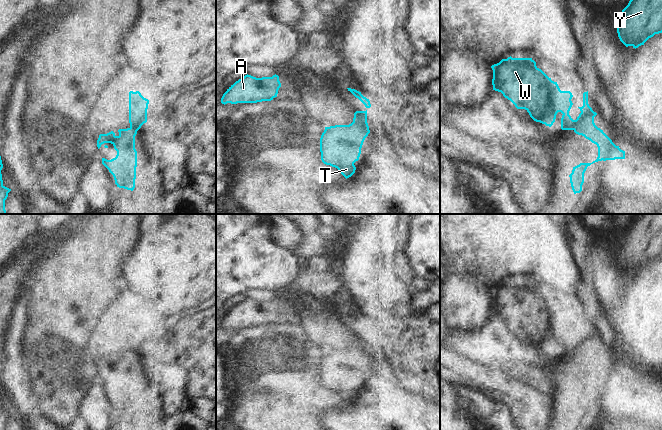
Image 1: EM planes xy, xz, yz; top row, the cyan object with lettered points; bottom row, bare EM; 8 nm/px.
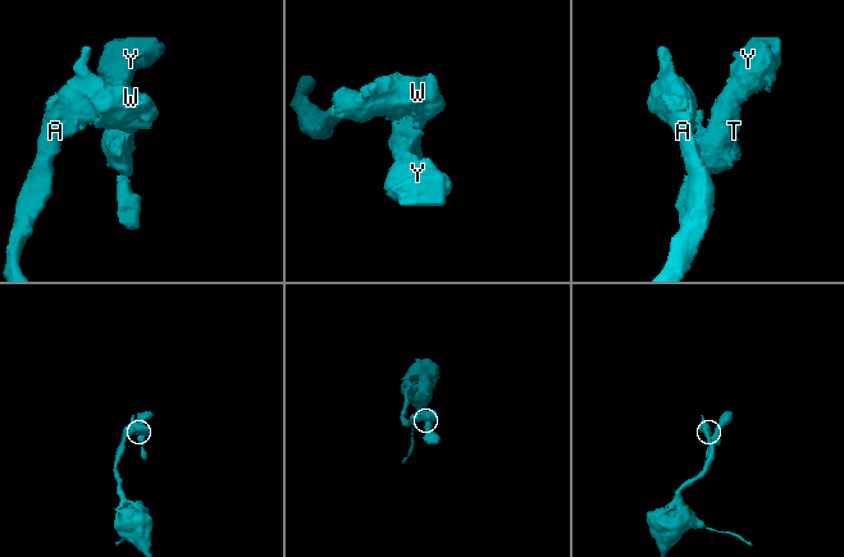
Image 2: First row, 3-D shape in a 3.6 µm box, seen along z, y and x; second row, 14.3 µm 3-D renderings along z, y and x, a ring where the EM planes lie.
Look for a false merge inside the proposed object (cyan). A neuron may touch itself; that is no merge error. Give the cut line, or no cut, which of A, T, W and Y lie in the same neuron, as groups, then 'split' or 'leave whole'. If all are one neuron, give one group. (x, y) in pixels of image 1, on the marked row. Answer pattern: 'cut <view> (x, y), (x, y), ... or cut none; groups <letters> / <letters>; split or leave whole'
cut xz (366, 117), (361, 116), (356, 121), (353, 121); groups A W / T Y; split

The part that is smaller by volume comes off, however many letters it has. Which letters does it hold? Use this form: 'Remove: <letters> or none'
Remove: T, Y

